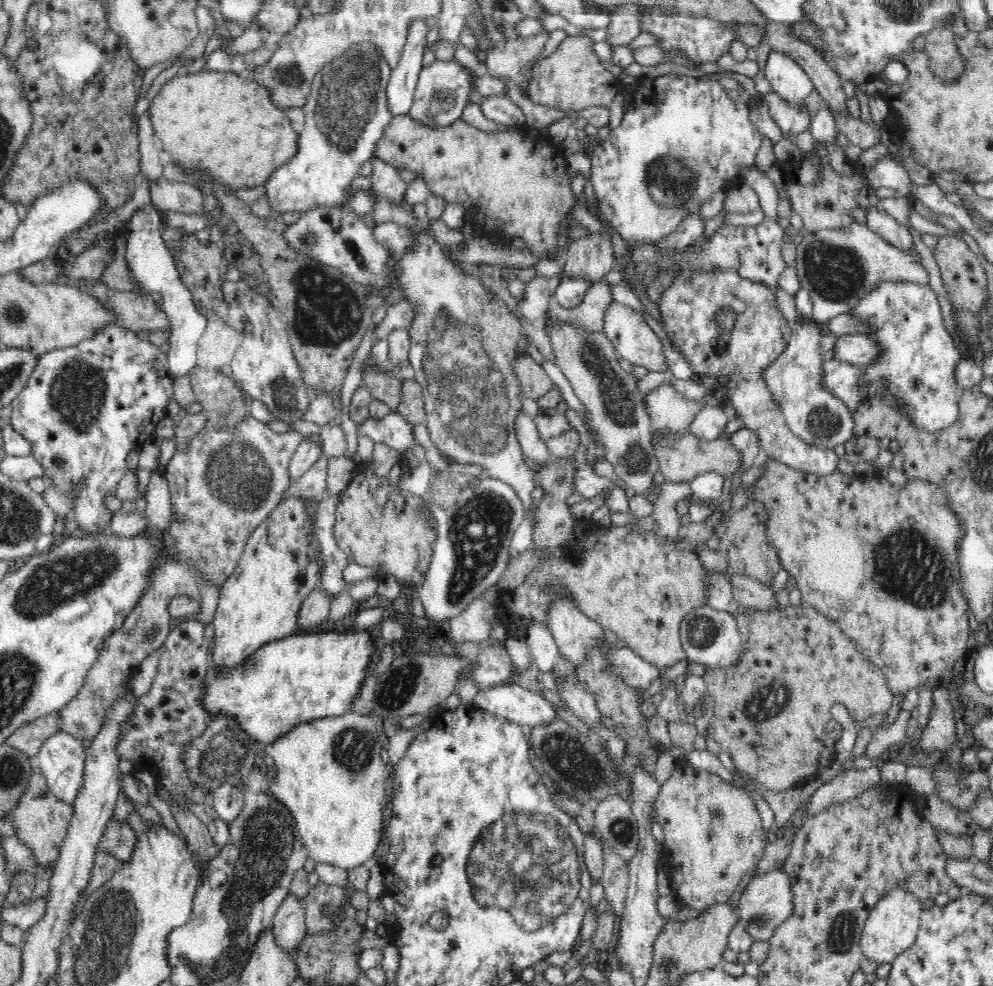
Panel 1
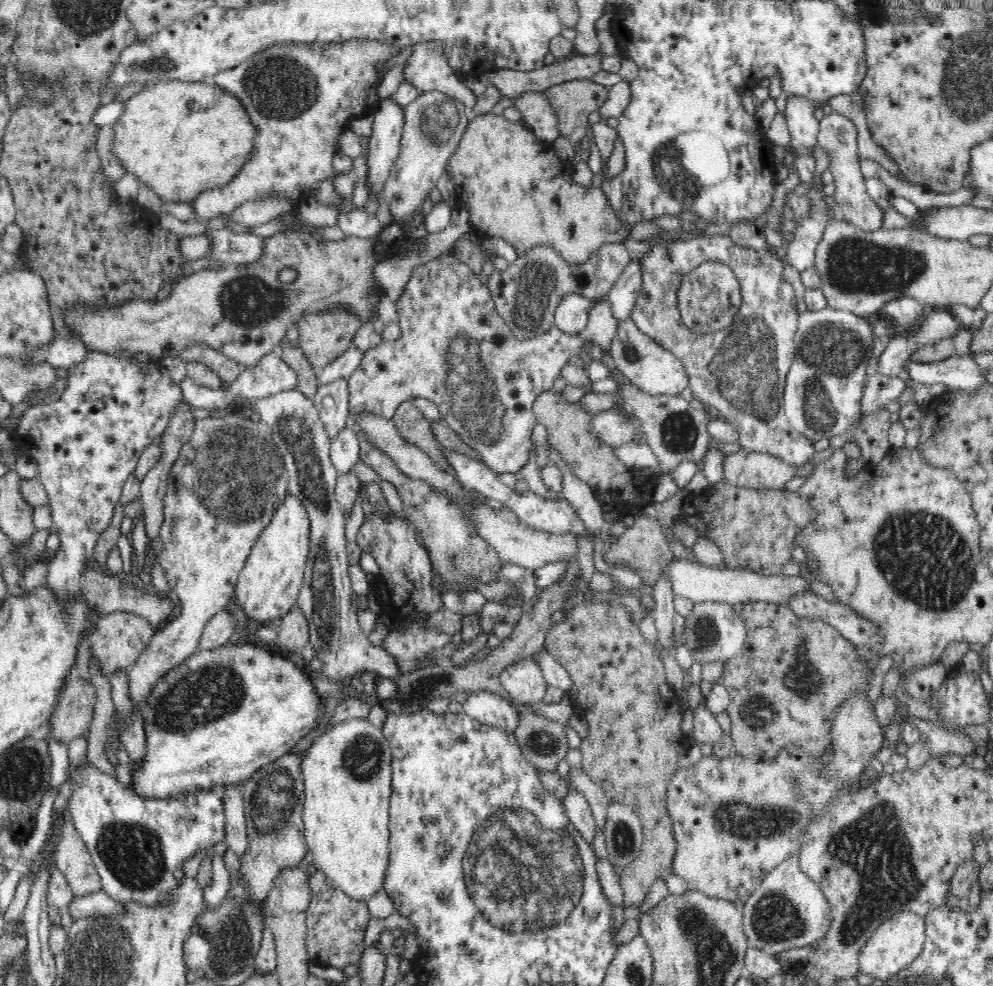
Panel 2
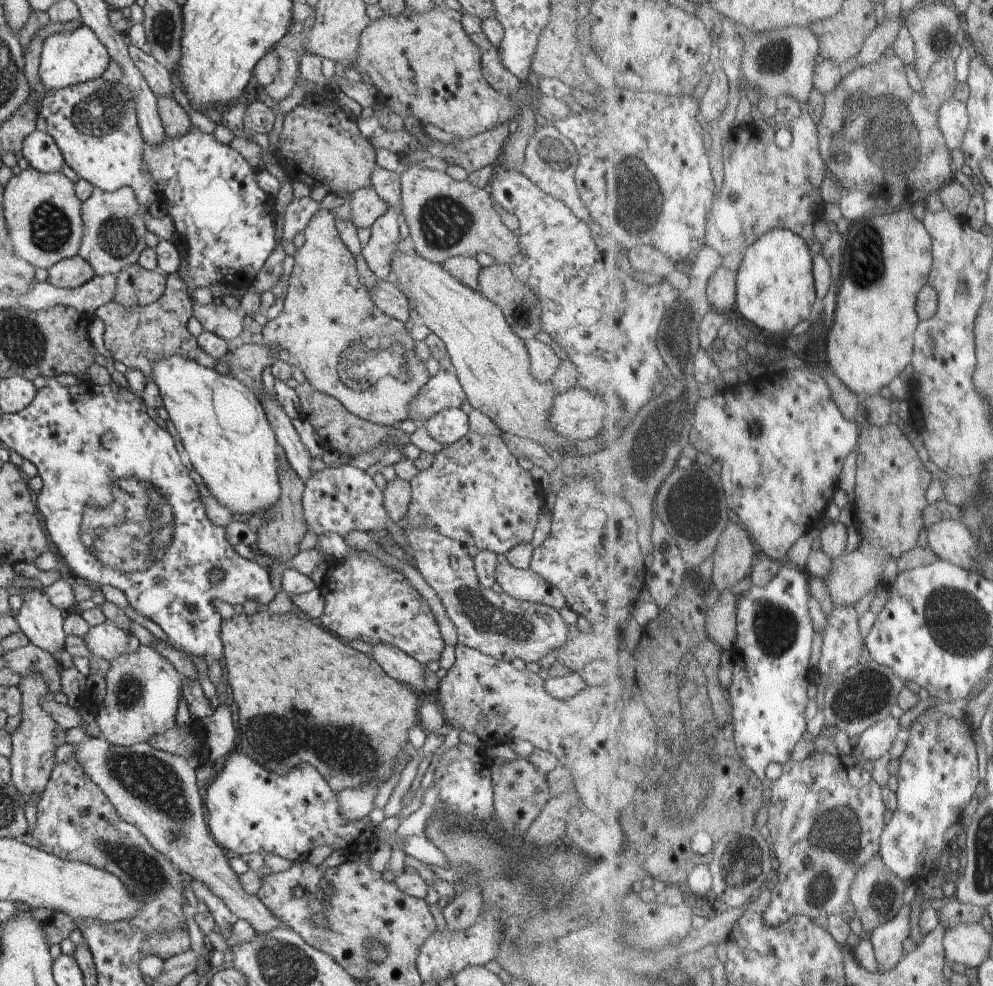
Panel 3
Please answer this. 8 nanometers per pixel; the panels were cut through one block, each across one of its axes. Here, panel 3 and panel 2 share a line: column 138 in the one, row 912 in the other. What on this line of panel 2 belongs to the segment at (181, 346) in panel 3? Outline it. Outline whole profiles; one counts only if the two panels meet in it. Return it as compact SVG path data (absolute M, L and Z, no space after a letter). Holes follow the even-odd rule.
M317 870L309 881L312 896L306 914L307 953L312 960L327 963L343 970L346 966L359 963L363 954L366 926L371 914L363 900L354 900L335 886L325 874Z

